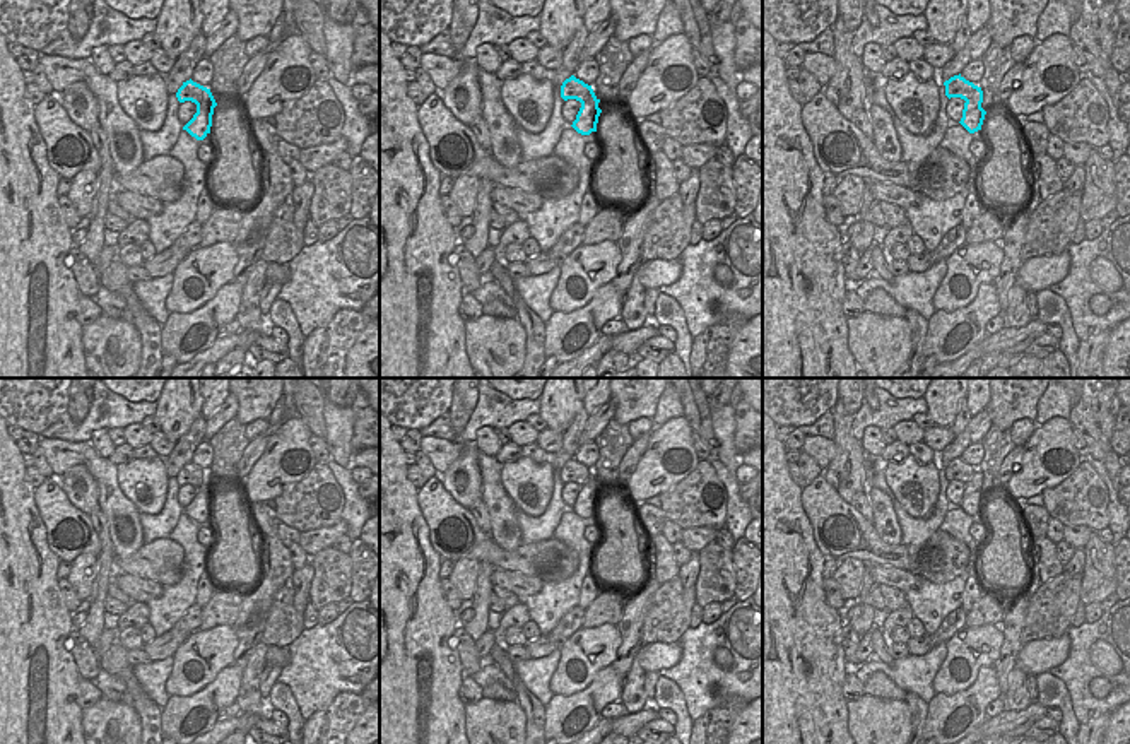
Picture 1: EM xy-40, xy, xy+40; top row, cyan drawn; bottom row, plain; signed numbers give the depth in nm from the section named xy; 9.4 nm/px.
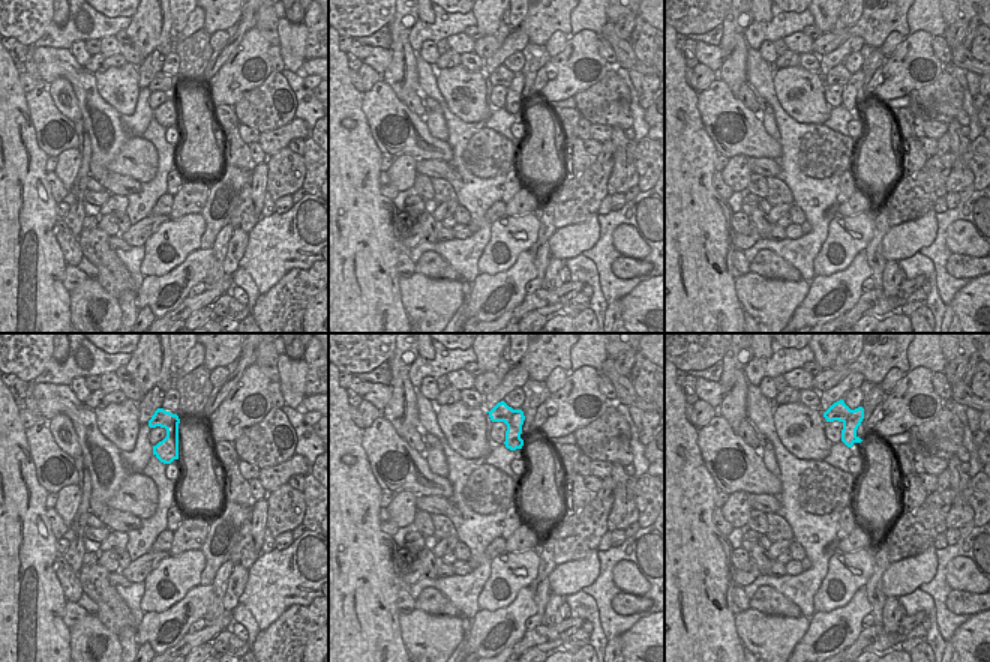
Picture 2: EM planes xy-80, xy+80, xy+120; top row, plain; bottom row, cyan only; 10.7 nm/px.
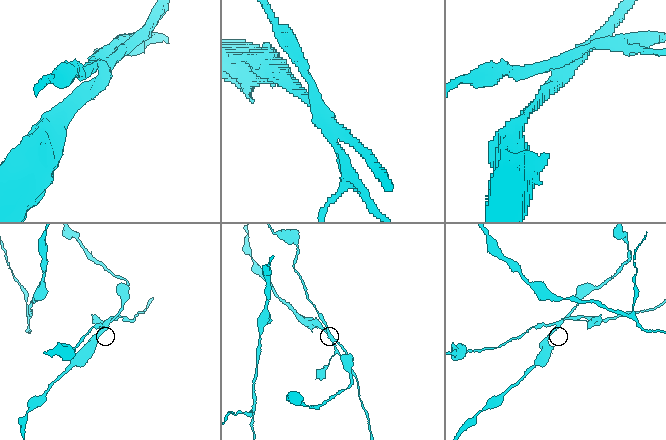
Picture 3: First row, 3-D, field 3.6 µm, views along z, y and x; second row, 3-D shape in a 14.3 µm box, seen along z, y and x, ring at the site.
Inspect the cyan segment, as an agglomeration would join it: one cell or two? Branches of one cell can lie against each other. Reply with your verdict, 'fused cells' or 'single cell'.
fused cells

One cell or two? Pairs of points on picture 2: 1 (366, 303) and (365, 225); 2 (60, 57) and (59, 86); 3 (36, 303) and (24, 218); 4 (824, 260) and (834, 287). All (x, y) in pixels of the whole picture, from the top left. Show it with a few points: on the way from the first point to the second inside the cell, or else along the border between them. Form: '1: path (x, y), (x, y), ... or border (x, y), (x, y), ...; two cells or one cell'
1: path (366, 284), (366, 249), (369, 245); one cell
2: border (50, 83), (65, 78), (71, 84), (78, 107); two cells
3: path (38, 282), (38, 239); one cell
4: border (857, 252), (843, 269), (828, 275), (816, 275); two cells

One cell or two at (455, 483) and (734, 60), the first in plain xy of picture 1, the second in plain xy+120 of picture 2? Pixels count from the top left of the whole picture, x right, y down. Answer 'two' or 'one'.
one

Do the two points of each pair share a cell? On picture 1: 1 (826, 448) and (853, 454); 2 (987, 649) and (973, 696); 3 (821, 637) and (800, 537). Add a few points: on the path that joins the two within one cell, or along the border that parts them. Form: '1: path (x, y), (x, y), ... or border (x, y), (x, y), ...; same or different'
1: border (835, 440), (836, 452), (824, 471); different
2: border (992, 666), (983, 666), (966, 688), (951, 693); different
3: path (800, 613), (800, 561); same

